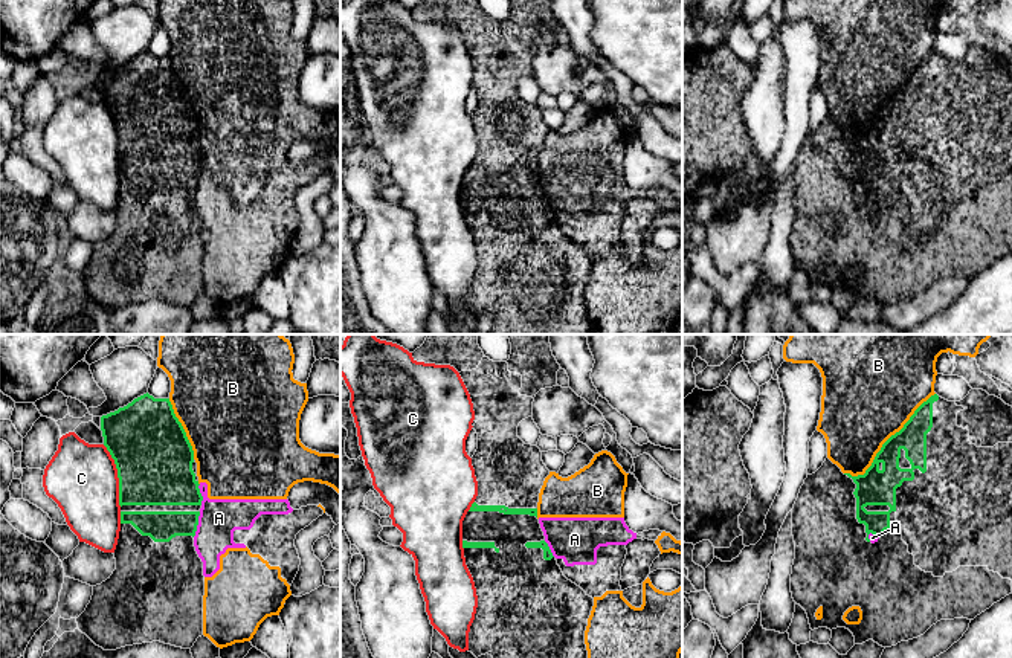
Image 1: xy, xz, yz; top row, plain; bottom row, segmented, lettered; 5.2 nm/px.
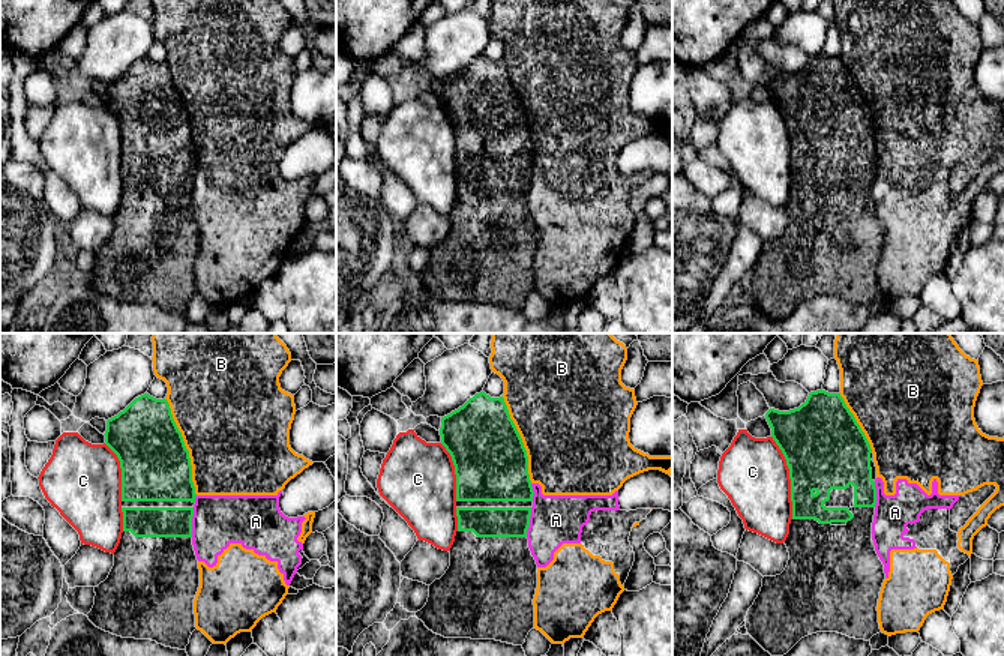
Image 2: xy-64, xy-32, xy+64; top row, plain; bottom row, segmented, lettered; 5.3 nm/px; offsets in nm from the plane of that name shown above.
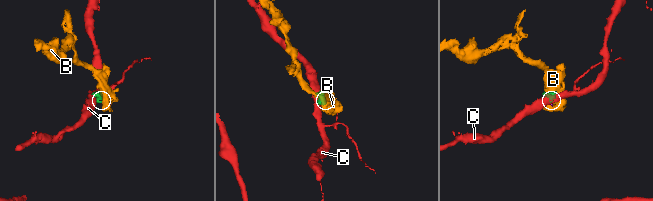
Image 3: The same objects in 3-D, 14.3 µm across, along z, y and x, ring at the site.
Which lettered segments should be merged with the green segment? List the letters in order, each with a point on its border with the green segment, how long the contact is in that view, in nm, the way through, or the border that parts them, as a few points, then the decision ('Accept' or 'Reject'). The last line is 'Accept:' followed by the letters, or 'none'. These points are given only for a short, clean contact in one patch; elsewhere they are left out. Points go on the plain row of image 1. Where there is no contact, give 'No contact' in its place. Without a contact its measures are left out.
A: Touches green at xy (197, 182). Shared border 140 nm. Boundary: xy (200, 170), (197, 188), (193, 194). Reject
B: Touches green at yz (886, 99). Shared border 650 nm. Reject
C: Touches green at xy (118, 133). Shared border 340 nm. Reject
Accept: none

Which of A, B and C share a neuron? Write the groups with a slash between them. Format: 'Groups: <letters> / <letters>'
Groups: A B / C

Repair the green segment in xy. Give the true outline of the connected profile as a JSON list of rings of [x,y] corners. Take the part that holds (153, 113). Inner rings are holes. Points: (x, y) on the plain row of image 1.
[[[148,50],[102,73],[101,89],[118,127],[121,189],[113,211],[116,227],[105,240],[93,244],[90,261],[76,276],[78,287],[104,308],[153,299],[191,307],[203,293],[205,253],[203,220],[194,205],[203,154],[192,104],[169,56],[154,56]]]

